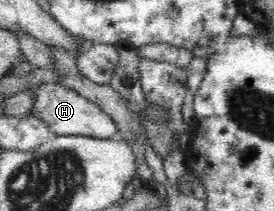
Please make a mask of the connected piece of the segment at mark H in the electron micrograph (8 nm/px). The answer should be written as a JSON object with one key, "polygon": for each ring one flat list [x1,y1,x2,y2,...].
{"polygon":[[59,82,42,83,35,88,29,87,34,97,30,115,43,121,51,129,53,135,79,135,96,139,114,139,117,136,117,125,96,103,81,97,76,91]]}

